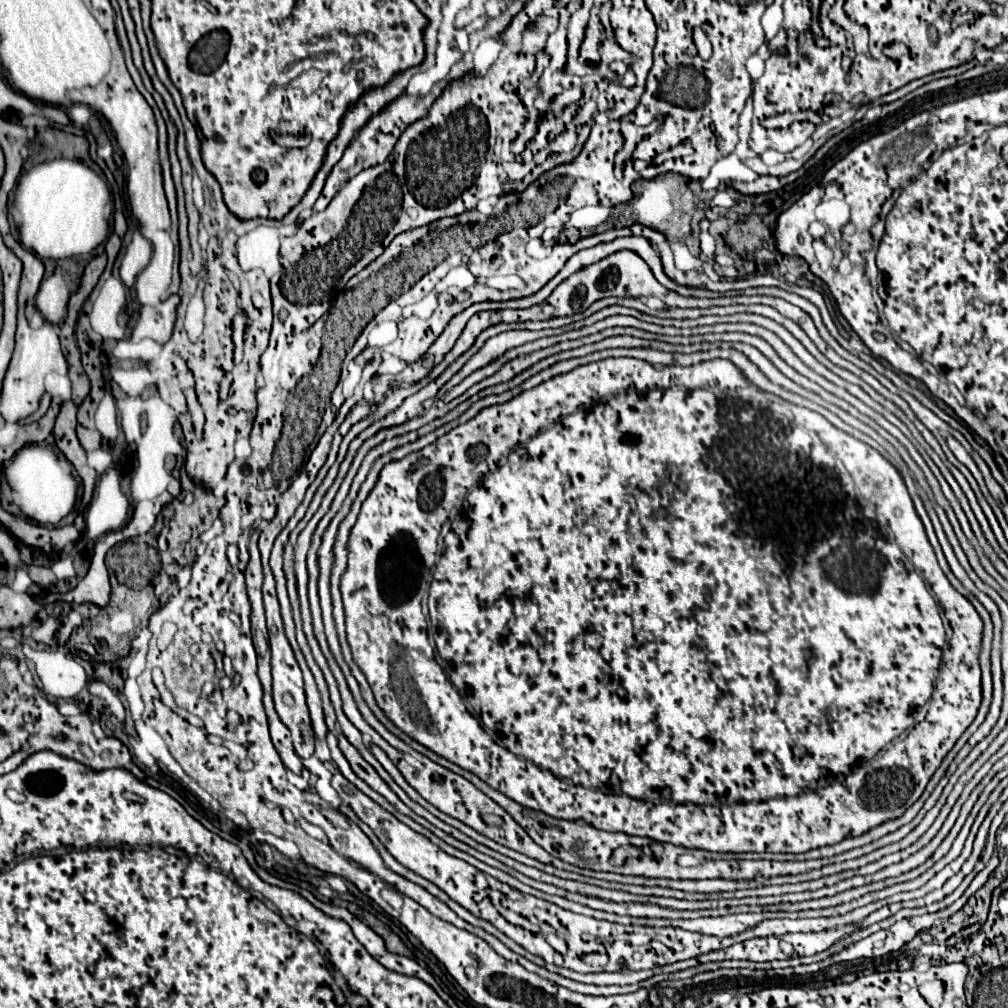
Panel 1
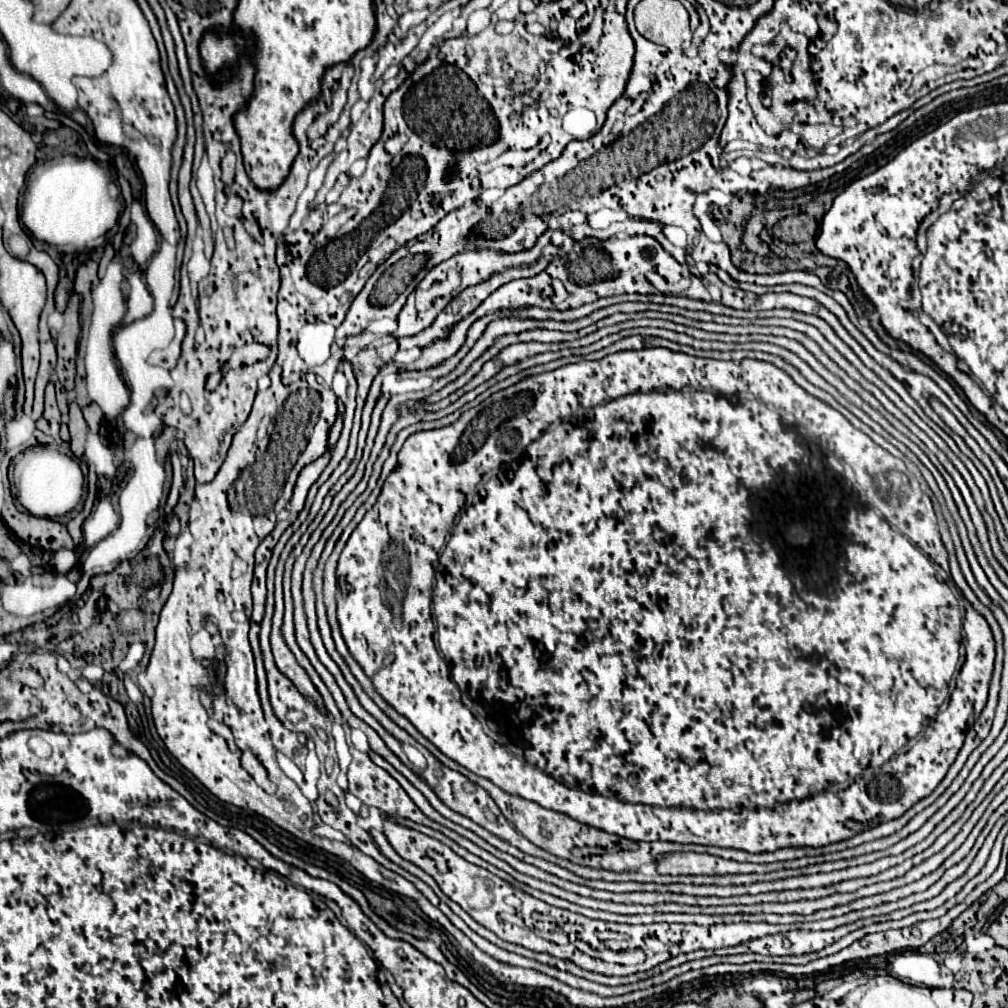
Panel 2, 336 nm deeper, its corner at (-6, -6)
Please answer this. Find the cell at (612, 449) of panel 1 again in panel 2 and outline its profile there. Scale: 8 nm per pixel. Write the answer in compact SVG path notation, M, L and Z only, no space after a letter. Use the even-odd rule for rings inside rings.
M642 348L642 350L626 350L626 352L616 352L616 354L610 354L610 356L604 356L604 358L602 358L602 360L596 360L596 362L588 362L588 360L584 360L584 362L578 362L578 364L566 364L566 366L562 366L562 368L556 368L556 370L552 370L552 372L544 372L544 374L534 374L534 376L528 376L528 378L522 378L522 380L520 380L520 382L516 382L516 384L512 384L512 386L508 386L508 388L504 388L504 390L500 390L500 392L496 392L496 394L492 394L492 396L490 396L490 398L486 398L486 400L484 400L484 402L482 402L482 404L478 404L478 406L476 406L476 408L472 408L472 410L468 410L468 412L464 412L464 414L462 414L462 416L460 416L460 418L458 418L458 420L456 420L456 422L454 422L454 424L450 424L450 426L444 426L444 428L438 428L438 430L422 430L422 432L416 432L416 434L412 434L412 436L410 436L410 438L408 438L408 440L406 440L406 442L404 442L404 446L402 446L402 450L400 450L400 454L398 454L398 468L396 468L396 470L394 470L394 474L390 474L390 476L388 476L388 480L386 480L386 482L384 482L384 488L382 488L382 494L380 494L380 496L378 496L378 502L376 502L376 504L374 504L374 508L370 508L370 510L368 510L368 512L366 512L366 516L364 516L364 518L362 518L362 522L360 522L360 524L358 524L358 526L356 526L356 530L354 530L354 532L352 532L352 534L350 534L350 538L348 538L348 542L346 542L346 546L344 546L344 550L342 550L342 554L340 554L340 562L338 562L338 570L336 570L336 578L338 578L338 596L336 596L336 602L337 602L337 618L338 618L338 622L339 622L339 624L340 624L340 630L342 630L342 638L344 638L344 642L346 642L346 646L348 646L348 650L350 650L350 654L352 654L352 658L354 658L354 660L356 660L356 662L358 662L358 664L360 664L360 668L362 668L362 670L364 670L364 672L366 672L366 676L368 676L368 678L370 678L370 680L372 680L372 684L374 684L374 688L376 688L376 692L378 692L378 694L380 694L380 696L382 696L382 698L384 698L384 700L386 700L386 702L388 702L388 704L390 704L390 706L392 706L392 708L394 708L394 710L396 710L396 712L400 712L400 714L402 714L402 716L406 716L406 718L408 718L408 720L410 720L410 722L412 722L412 724L414 724L414 726L416 726L416 728L418 728L418 732L420 732L420 734L424 734L424 736L426 736L426 738L428 738L428 740L430 740L430 742L432 742L432 744L434 744L434 746L436 746L436 748L440 748L440 752L442 752L442 754L446 754L446 756L448 756L448 758L452 758L452 760L456 760L456 762L458 762L458 764L460 764L460 766L464 766L464 768L468 768L468 770L472 770L472 772L474 772L474 774L478 774L478 776L484 776L484 778L488 778L488 780L490 780L490 782L494 782L494 784L496 784L496 786L500 786L500 788L502 788L502 790L504 790L504 792L508 792L508 794L516 794L516 796L522 796L522 798L526 798L526 800L532 800L532 802L538 802L538 804L540 804L540 806L544 806L544 808L550 808L550 810L556 810L556 812L562 812L562 814L568 814L568 816L570 816L570 818L574 818L574 820L578 820L578 822L582 822L582 824L588 824L588 826L594 826L594 828L600 828L600 830L604 830L604 832L612 832L612 834L618 834L618 836L622 836L622 838L630 838L630 840L636 840L636 842L638 842L638 840L644 840L644 842L654 842L654 840L666 840L666 842L682 842L682 844L692 844L692 842L694 842L694 844L704 844L704 846L722 846L722 848L738 848L738 850L746 850L746 852L774 852L774 850L778 850L778 848L788 848L788 846L814 846L814 848L816 848L816 846L826 846L826 844L832 844L832 842L840 842L840 840L846 840L846 838L852 838L852 836L856 836L856 834L858 834L858 832L864 832L864 830L870 830L870 828L874 828L874 826L878 826L878 824L882 824L882 822L886 822L886 820L894 820L894 818L898 818L898 816L902 816L902 814L904 814L904 812L906 812L906 810L908 810L908 808L910 808L910 806L914 806L914 804L916 804L916 802L918 802L918 800L922 800L922 798L926 798L926 796L928 796L928 794L930 794L930 792L932 792L932 790L934 790L934 788L936 788L936 786L938 786L938 784L940 784L940 782L942 782L942 778L944 778L944 776L946 776L946 772L948 772L948 768L950 768L950 766L952 766L952 762L954 762L954 760L956 760L956 756L958 756L958 750L960 750L960 748L962 748L962 744L964 744L964 738L966 738L966 732L968 732L968 728L970 728L970 724L968 724L968 718L970 718L970 722L976 722L976 720L978 720L978 716L980 716L980 712L982 712L982 708L984 708L984 706L986 706L986 702L987 702L987 698L988 698L988 691L989 691L989 685L990 685L990 678L992 678L992 668L994 668L994 638L992 638L992 632L990 632L990 626L989 626L989 625L988 625L988 624L986 624L986 622L984 622L984 617L983 617L983 616L981 616L981 615L980 615L980 614L979 614L979 613L978 613L978 612L976 612L976 610L974 610L974 608L973 608L973 606L972 606L972 605L971 605L971 604L969 604L969 603L967 603L967 604L966 604L966 606L965 606L965 620L963 620L963 622L962 622L962 614L960 614L960 610L958 610L958 600L956 600L956 598L954 598L954 594L952 594L952 590L950 590L950 586L948 586L948 584L946 584L946 582L944 582L944 578L942 578L942 576L940 576L940 574L938 574L938 570L936 570L936 568L934 568L934 564L938 564L938 566L940 566L940 568L942 568L942 570L944 570L944 572L946 572L946 574L950 574L950 572L948 572L948 552L946 552L946 548L944 548L944 544L942 544L942 540L940 540L940 532L938 532L938 524L936 524L936 514L934 514L934 508L932 508L932 502L930 502L930 498L928 498L928 496L926 496L926 494L924 494L924 492L922 492L922 490L920 490L920 484L918 484L918 480L914 480L914 474L910 474L910 472L908 472L908 470L894 470L894 480L890 480L890 482L888 482L888 484L886 484L886 476L884 476L884 474L886 474L886 466L890 466L890 462L894 462L894 456L892 456L892 454L890 454L890 452L886 452L886 450L884 450L884 448L880 448L880 446L878 446L878 444L876 444L876 442L874 442L874 440L872 440L872 438L870 438L870 436L866 436L866 434L864 434L864 432L860 432L860 430L858 430L858 428L854 428L854 426L852 426L852 424L850 424L850 422L848 422L848 420L846 420L846 418L844 418L844 416L842 416L842 414L840 414L840 412L838 412L838 410L834 410L834 408L832 408L832 406L828 406L828 404L826 404L826 402L822 402L822 400L814 400L814 396L810 396L810 394L808 394L808 392L806 392L806 390L802 390L802 388L800 388L800 386L798 386L798 384L796 384L796 382L794 382L794 380L792 380L792 378L790 378L790 376L788 376L788 374L786 374L786 372L784 372L784 370L780 370L780 368L776 368L776 366L774 366L774 364L770 364L770 362L762 362L762 360L738 360L738 362L724 362L724 360L712 360L712 358L696 358L696 356L688 356L688 354L682 354L682 352L672 352L672 350L668 350L668 348ZM832 418L834 418L834 420L832 420ZM804 444L806 444L806 446L804 446ZM810 450L820 450L820 456L822 456L822 470L818 470L818 466L814 466L814 454L810 454ZM870 452L874 452L874 460L872 460L872 458L870 458ZM836 454L838 454L838 458L836 458ZM856 468L858 468L858 470L864 470L864 468L868 468L868 478L870 478L870 480L858 480L858 478L860 478L860 476L858 476L858 470L856 470ZM826 474L828 474L828 482L826 482ZM914 482L916 482L916 490L914 490L914 488L912 488L912 486L914 486ZM870 484L872 484L872 488L870 488ZM884 486L886 486L886 490L884 490ZM878 488L880 488L880 490L878 490ZM854 520L858 520L858 542L854 542L854 536L852 536L852 532L850 532L850 524L852 524L852 522L854 522ZM444 548L446 548L446 550L444 550ZM808 548L810 548L810 550L808 550ZM440 550L442 550L442 558L440 558ZM840 558L842 558L842 570L840 570ZM686 562L688 562L688 564L686 564ZM436 566L438 566L438 574L436 574L436 586L434 586L434 582L435 582L435 572L436 572ZM506 570L508 570L508 582L506 582L506 580L500 580L500 582L498 582L498 578L502 578L502 574L504 574L504 578L506 578ZM494 574L498 574L498 578L496 578L496 580L494 580ZM433 588L434 588L434 596L432 596L432 593L433 593ZM484 590L486 590L486 594L484 594ZM432 598L434 598L434 614L436 614L436 622L438 622L438 642L440 642L440 650L442 650L442 654L444 654L444 658L440 658L440 655L439 655L439 653L438 653L438 651L437 651L437 648L436 648L436 645L435 645L435 642L434 642L434 639L433 639L433 634L434 634L434 632L435 632L435 625L434 625L434 622L433 622L433 618L432 618L432 608L431 608L431 606L432 606ZM486 598L488 598L488 600L490 600L490 602L486 602ZM962 624L963 624L963 631L964 631L964 635L965 635L965 636L966 636L966 660L964 660L964 664L962 664L962 668L960 668L960 672L958 672L958 676L956 676L956 686L954 686L954 690L952 690L952 688L950 688L950 682L952 682L952 676L954 676L954 668L956 668L956 662L958 662L958 648L960 648L960 642L962 642ZM468 626L470 626L470 628L468 628ZM468 630L470 630L470 632L468 632ZM470 708L474 708L474 712L478 712L478 714L480 714L480 720L484 720L484 722L480 722L480 720L478 720L478 716L476 716L476 714L472 714L472 712L470 712ZM934 716L936 716L936 722L934 722ZM482 724L486 724L486 726L488 726L488 730L486 730L486 732L484 732L484 730L482 730ZM492 738L494 738L494 740L492 740ZM496 742L498 742L498 744L496 744ZM526 746L532 746L532 748L534 748L534 750L532 750L532 748L526 748ZM532 756L534 756L534 760L532 760ZM876 776L878 776L878 778L876 778ZM774 806L776 806L776 808L774 808Z

